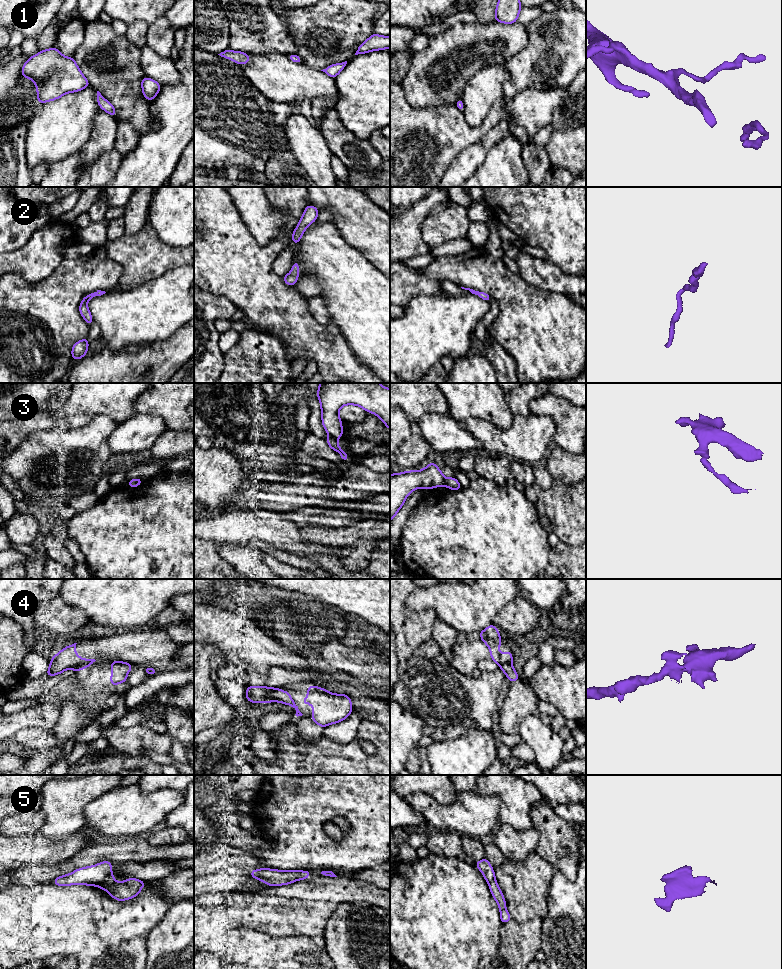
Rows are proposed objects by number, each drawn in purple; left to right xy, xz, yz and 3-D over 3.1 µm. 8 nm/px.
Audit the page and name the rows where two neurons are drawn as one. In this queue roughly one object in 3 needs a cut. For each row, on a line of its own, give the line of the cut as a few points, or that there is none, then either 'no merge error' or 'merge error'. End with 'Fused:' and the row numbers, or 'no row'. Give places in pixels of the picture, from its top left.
1: no cut | no merge error
2: no cut | no merge error
3: xz (330, 436), (335, 439) | merge error
4: xy (92, 661), (77, 664), (72, 668) | merge error
5: no cut | no merge error
Fused: 3, 4

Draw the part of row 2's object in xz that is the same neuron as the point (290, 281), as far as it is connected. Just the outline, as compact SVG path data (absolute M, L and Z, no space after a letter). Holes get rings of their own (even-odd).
M295 261L292 265L291 272L283 276L283 280L287 285L293 286L296 284L298 278L299 278L299 262Z

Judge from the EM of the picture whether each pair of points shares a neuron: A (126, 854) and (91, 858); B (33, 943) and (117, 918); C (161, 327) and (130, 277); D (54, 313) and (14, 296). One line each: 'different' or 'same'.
A: same
B: same
C: different
D: same

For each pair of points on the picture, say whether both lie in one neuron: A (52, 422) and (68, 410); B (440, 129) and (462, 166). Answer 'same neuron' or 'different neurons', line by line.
A: different neurons
B: different neurons

